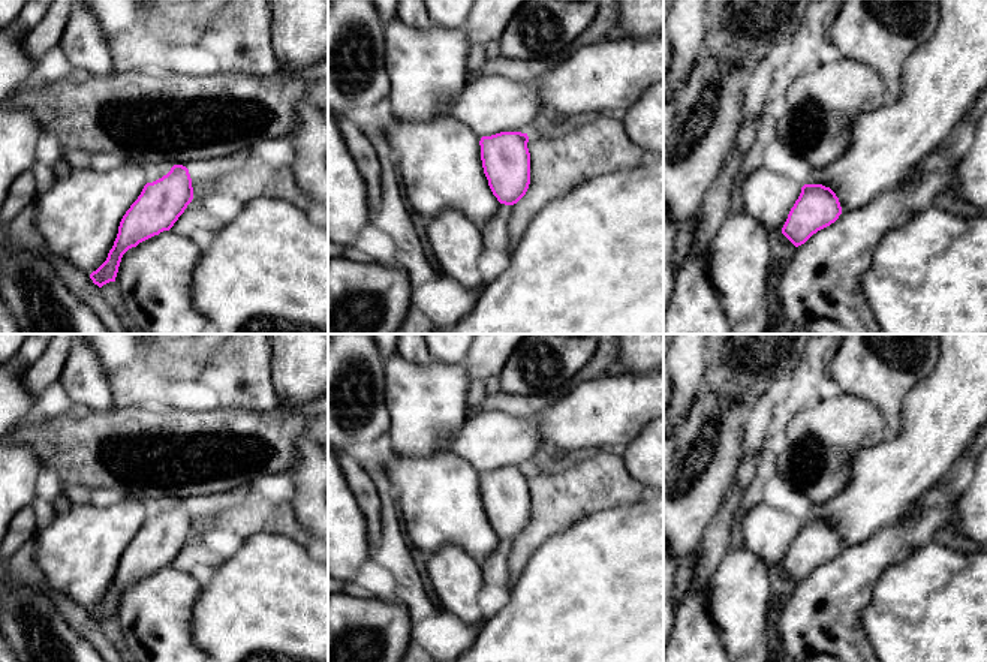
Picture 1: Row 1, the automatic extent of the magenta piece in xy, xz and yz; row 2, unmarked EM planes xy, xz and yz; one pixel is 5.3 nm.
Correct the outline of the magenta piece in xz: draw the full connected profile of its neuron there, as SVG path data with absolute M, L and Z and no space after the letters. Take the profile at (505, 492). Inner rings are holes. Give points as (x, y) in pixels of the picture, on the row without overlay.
M388 446L379 449L374 464L392 485L409 544L427 556L455 544L484 565L502 539L517 539L529 524L527 469L500 467L481 473L452 451L431 457L407 457Z

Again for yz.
M941 334L941 353L935 370L918 382L902 403L902 430L882 443L861 449L852 461L846 487L825 503L813 503L809 517L791 544L782 569L795 581L834 559L842 548L869 539L879 529L899 520L909 505L941 481L987 422L987 334Z

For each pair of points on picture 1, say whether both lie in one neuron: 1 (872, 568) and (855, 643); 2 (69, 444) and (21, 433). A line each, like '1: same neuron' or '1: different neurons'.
1: same neuron
2: same neuron

